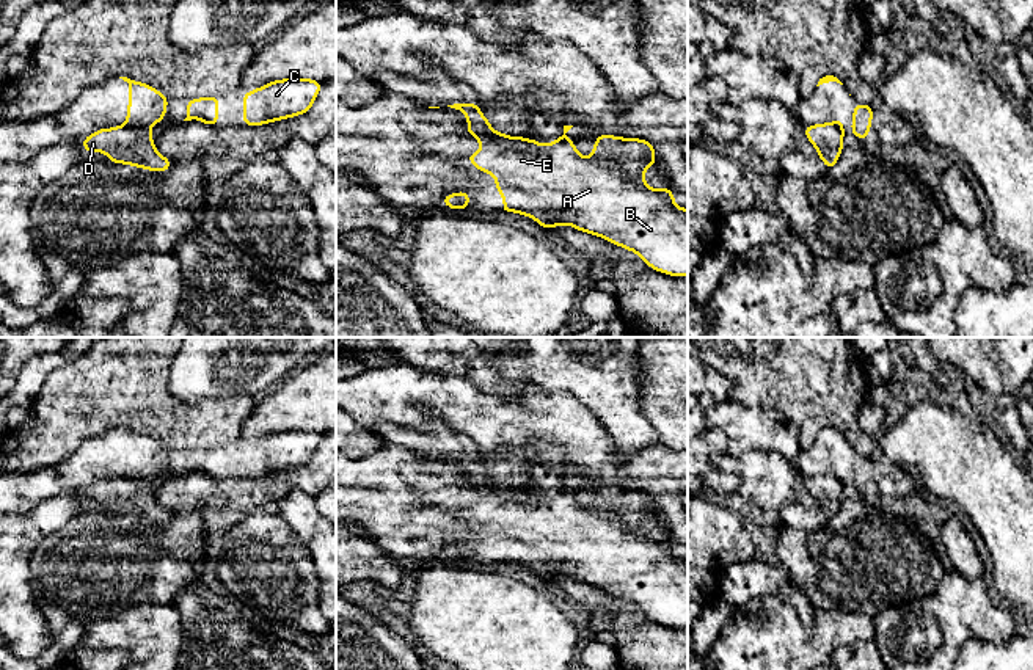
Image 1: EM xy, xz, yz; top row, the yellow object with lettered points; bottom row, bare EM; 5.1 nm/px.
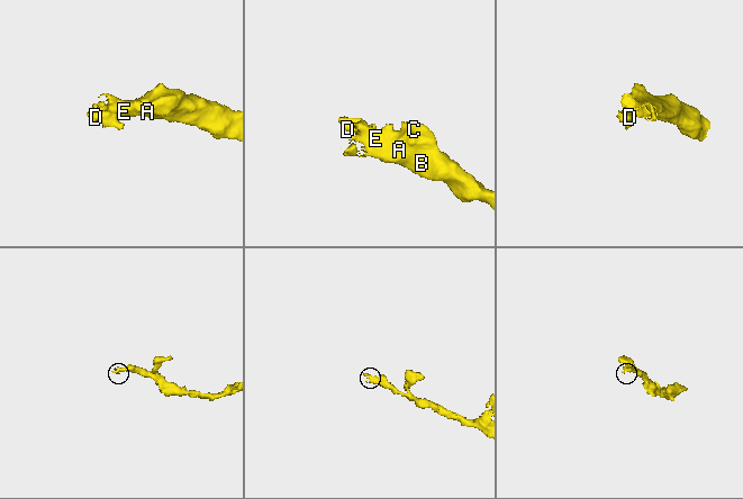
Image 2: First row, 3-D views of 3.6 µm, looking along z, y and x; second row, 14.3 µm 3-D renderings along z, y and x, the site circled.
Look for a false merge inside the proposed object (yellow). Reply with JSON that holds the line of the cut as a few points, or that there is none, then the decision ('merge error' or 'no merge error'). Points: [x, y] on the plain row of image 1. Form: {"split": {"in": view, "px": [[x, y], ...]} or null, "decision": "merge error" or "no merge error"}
{"split": {"in": "xy", "px": [[124, 476], [148, 480]]}, "decision": "merge error"}

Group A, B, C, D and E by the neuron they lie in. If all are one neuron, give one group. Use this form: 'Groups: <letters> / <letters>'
Groups: A B C E / D

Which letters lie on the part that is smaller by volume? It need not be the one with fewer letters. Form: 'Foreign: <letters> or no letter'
Foreign: D

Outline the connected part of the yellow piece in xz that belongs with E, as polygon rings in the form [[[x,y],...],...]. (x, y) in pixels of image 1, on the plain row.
[[[564,477],[564,486],[542,497],[542,493],[506,488],[502,483],[474,486],[482,499],[465,508],[482,524],[491,524],[498,546],[504,548],[499,563],[516,563],[553,581],[568,576],[634,603],[650,620],[670,628],[688,628],[688,560],[673,555],[667,540],[655,541],[644,532],[648,518],[656,516],[650,493],[598,486],[593,505],[582,508],[565,486],[573,477]]]

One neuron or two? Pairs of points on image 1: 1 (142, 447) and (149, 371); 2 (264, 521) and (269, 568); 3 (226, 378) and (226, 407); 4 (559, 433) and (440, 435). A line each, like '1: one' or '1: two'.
1: two
2: one
3: two
4: two

